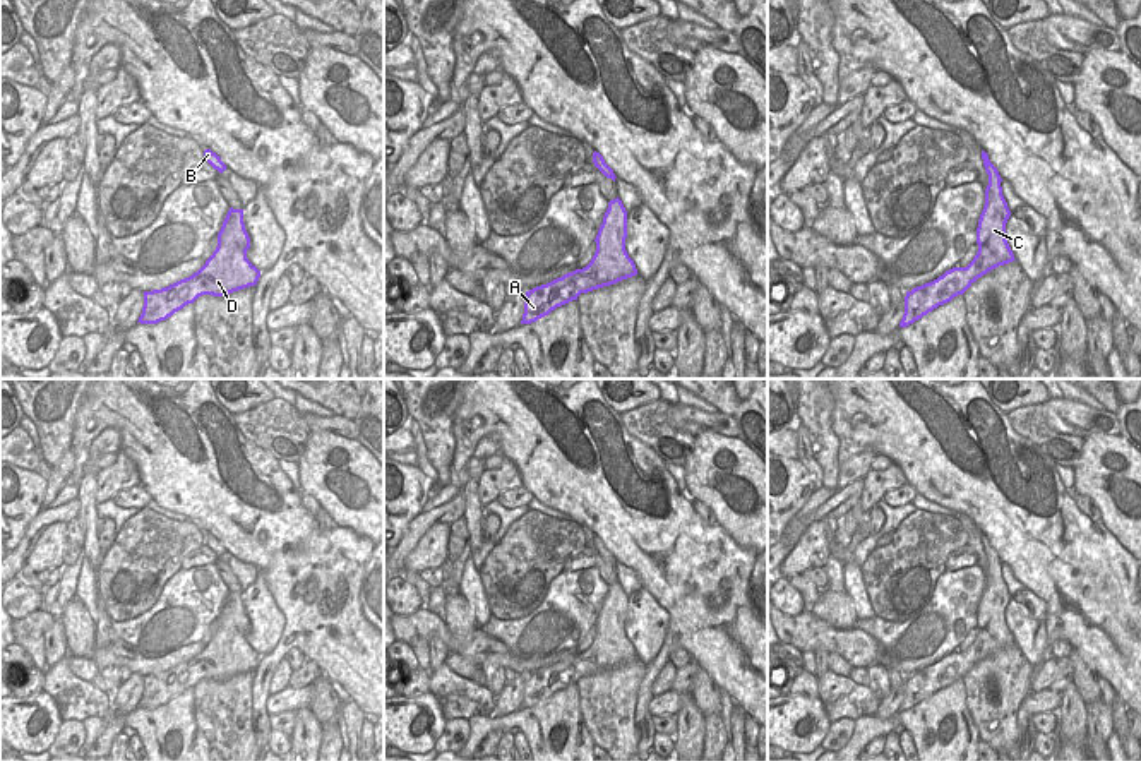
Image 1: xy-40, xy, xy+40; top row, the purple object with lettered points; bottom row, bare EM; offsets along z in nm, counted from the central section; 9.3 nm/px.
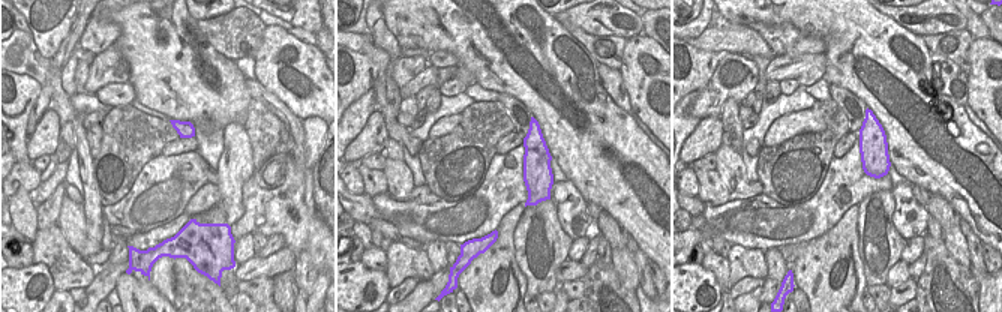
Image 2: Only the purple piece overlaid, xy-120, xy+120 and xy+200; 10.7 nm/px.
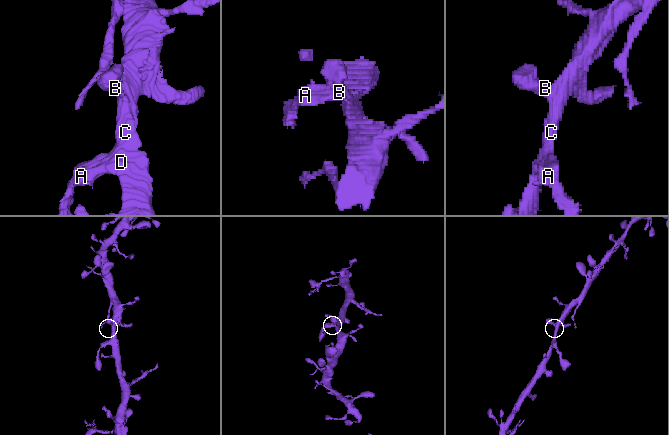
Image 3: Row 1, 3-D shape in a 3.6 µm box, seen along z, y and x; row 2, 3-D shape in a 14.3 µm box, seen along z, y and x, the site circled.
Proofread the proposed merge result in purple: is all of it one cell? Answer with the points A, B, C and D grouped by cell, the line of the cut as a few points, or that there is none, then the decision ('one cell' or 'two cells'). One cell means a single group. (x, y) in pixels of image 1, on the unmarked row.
A B C D | no cut | one cell

